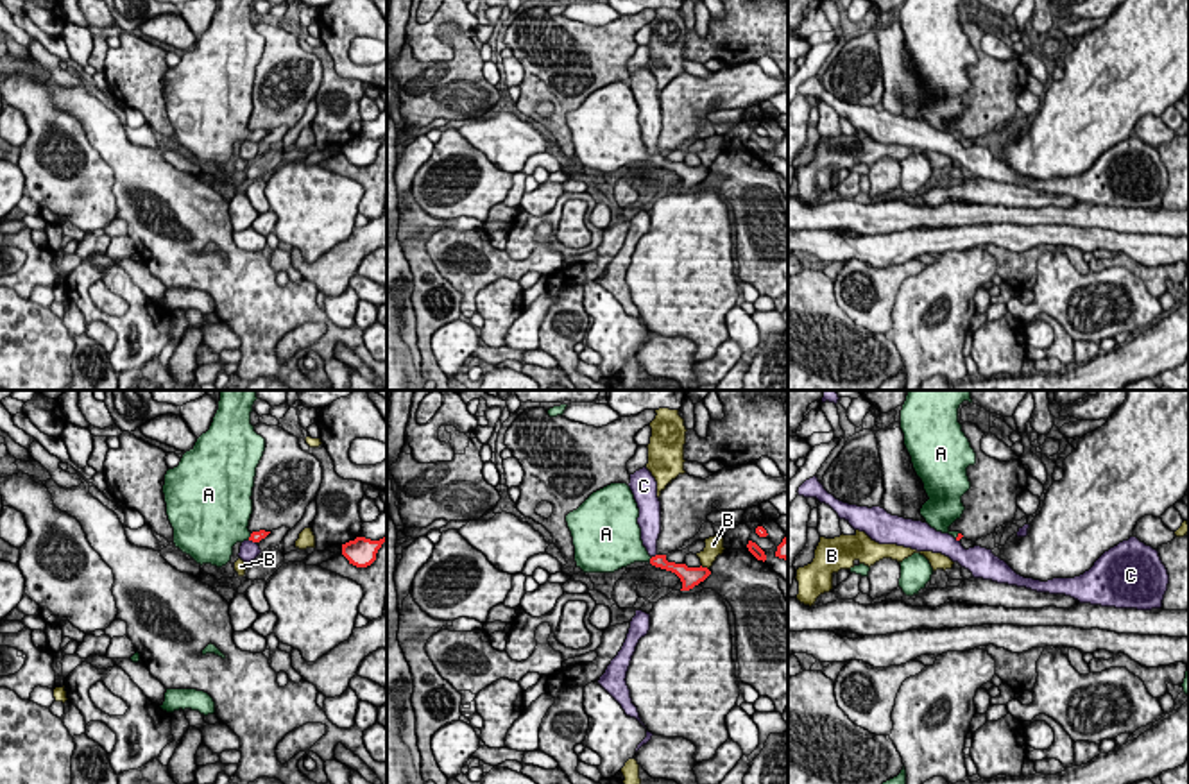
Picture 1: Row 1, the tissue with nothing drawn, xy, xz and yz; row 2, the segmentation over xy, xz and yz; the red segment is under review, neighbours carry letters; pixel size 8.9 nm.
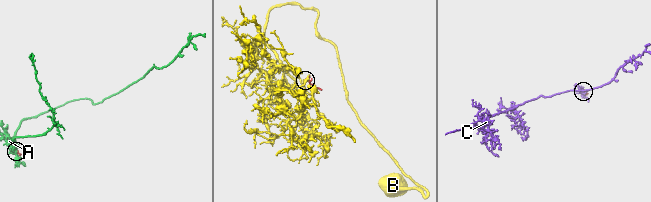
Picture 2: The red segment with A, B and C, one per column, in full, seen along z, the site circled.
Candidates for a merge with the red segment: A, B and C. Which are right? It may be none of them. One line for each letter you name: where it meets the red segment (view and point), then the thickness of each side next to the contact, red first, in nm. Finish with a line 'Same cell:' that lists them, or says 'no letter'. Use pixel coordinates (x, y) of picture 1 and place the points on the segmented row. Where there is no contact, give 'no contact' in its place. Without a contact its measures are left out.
A: xz (650, 559) | 130/300 nm
Same cell: A

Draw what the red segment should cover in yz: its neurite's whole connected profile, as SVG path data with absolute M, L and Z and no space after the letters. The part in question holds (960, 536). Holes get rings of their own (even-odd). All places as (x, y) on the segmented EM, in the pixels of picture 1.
M908 390L901 410L904 446L929 498L920 516L956 541L963 535L949 526L965 510L962 496L971 489L967 467L976 464L976 453L958 422L963 401L972 403L971 390Z

